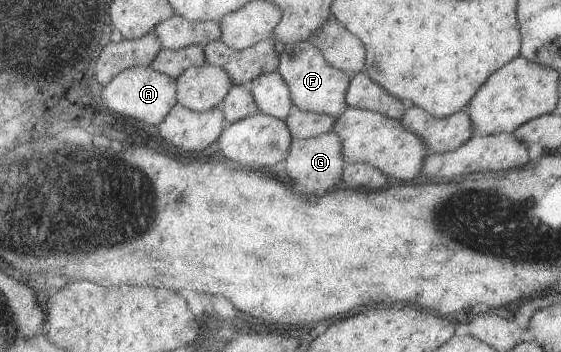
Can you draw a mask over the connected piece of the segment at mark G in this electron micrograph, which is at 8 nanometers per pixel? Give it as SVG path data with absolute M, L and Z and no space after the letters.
M330 132L310 139L293 139L290 155L285 159L286 171L296 185L302 185L306 193L326 195L336 185L343 185L343 173L347 163L342 155L342 139L338 133Z

